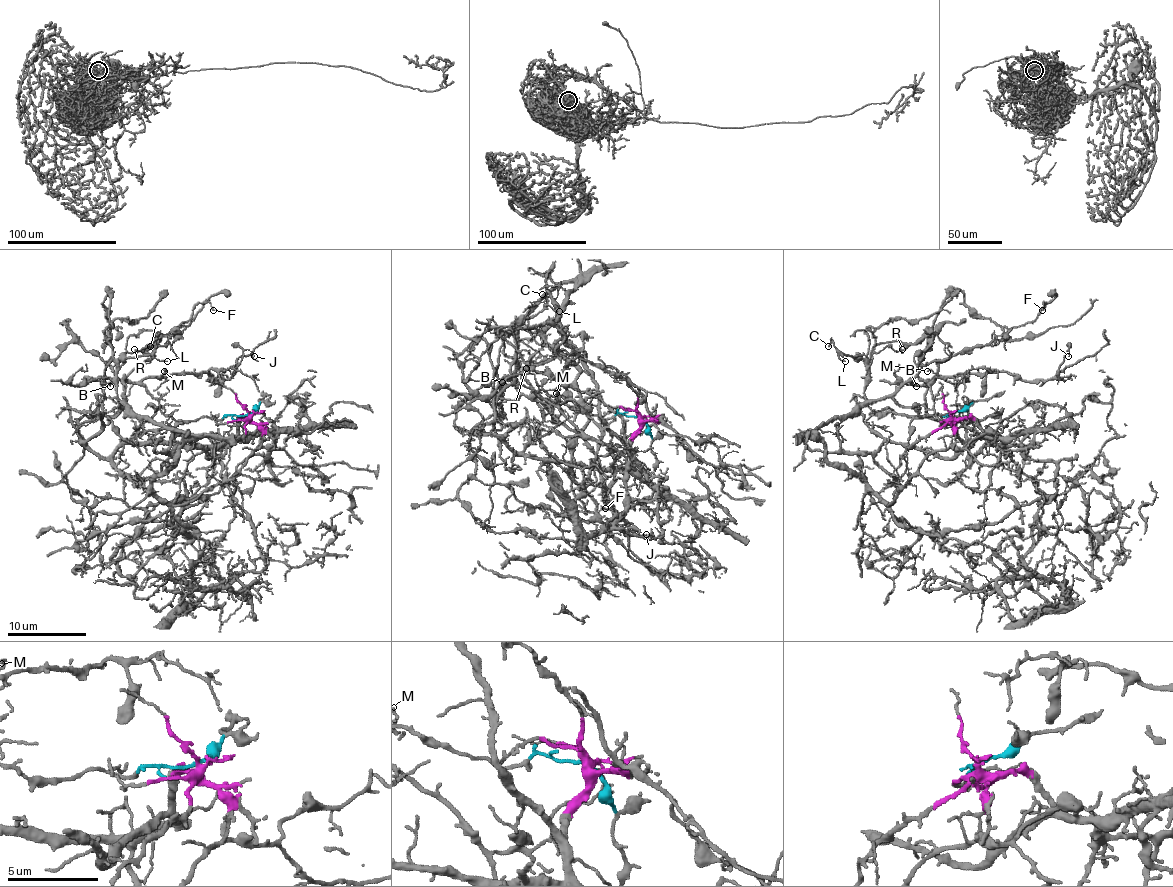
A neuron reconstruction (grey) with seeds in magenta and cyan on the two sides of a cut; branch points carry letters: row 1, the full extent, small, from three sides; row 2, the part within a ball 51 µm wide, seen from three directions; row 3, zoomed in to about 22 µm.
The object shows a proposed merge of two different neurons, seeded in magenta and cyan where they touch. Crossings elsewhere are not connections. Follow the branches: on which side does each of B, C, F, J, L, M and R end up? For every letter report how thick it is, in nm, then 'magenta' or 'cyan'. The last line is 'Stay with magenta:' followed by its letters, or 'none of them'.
B: 80 nm thick; cyan
C: 100 nm thick; cyan
F: 100 nm thick; cyan
J: 90 nm thick; cyan
L: 110 nm thick; cyan
M: 110 nm thick; cyan
R: 120 nm thick; cyan
Stay with magenta: none of them

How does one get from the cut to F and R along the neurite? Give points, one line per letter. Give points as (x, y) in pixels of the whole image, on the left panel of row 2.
F: (247, 414), (174, 420), (143, 386), (125, 378), (198, 303), (208, 301), (214, 309)
R: (247, 414), (174, 420), (125, 376), (123, 400), (117, 368), (123, 356), (147, 345), (135, 349)

